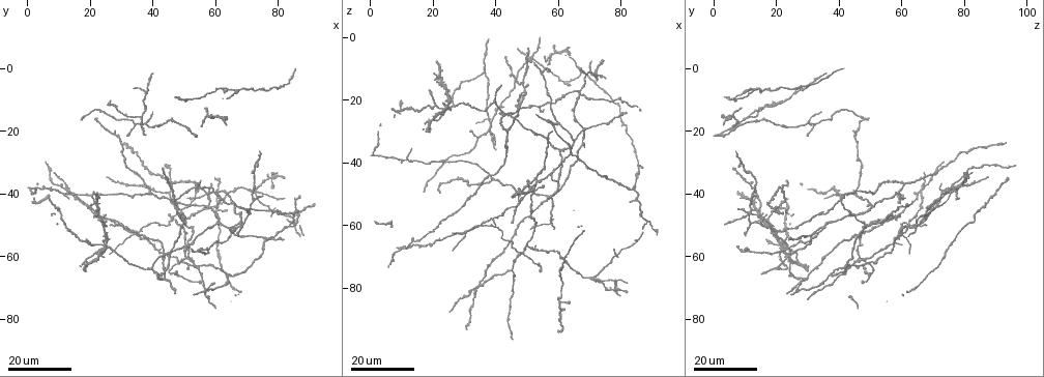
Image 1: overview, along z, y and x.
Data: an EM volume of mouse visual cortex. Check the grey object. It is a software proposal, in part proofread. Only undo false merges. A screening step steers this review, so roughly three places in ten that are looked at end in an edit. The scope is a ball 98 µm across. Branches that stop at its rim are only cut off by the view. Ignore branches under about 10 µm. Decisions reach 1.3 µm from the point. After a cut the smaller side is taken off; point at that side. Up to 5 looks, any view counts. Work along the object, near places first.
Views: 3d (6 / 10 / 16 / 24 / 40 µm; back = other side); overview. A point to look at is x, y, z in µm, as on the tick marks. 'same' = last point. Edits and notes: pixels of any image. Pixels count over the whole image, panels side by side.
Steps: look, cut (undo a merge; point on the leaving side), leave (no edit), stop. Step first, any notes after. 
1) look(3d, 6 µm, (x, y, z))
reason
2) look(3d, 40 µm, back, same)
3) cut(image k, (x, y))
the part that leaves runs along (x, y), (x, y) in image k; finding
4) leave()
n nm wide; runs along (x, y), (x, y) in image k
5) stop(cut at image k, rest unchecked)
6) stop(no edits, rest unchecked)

look(3d, 24 µm, (36.0, 16.0, 11.5))
three-way junction

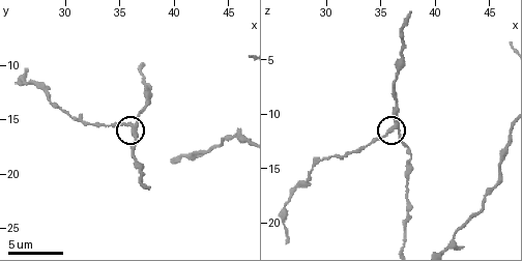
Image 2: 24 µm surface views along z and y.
look(3d, 10 µm, (36.0, 15.4, 11.2))

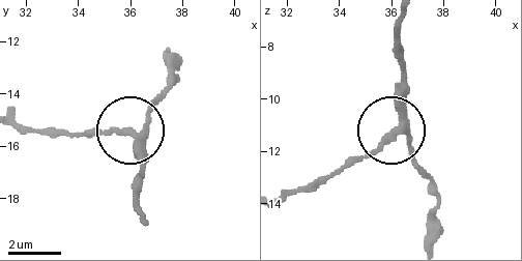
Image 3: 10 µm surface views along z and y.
leave()
3 arms; one cell here

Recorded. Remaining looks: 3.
look(3d, 24 µm, (46.5, 65.5, 49.0))
calibre changes

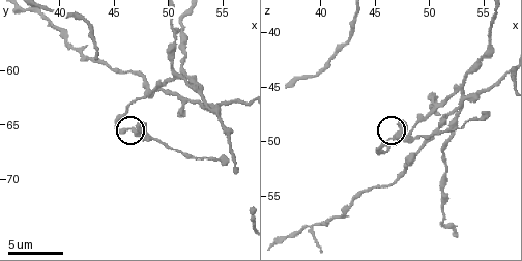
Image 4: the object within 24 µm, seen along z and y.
look(3d, 10 µm, (46.6, 65.4, 49.8))

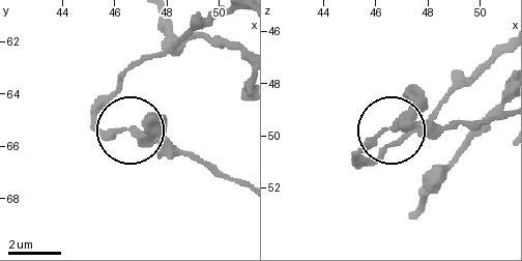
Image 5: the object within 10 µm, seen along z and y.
leave()
runs along (501, 46), (378, 158), (358, 156), (395, 129), (452, 129) in image 5; continuous, no second cell

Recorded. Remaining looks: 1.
stop(no edits, rest unchecked)

